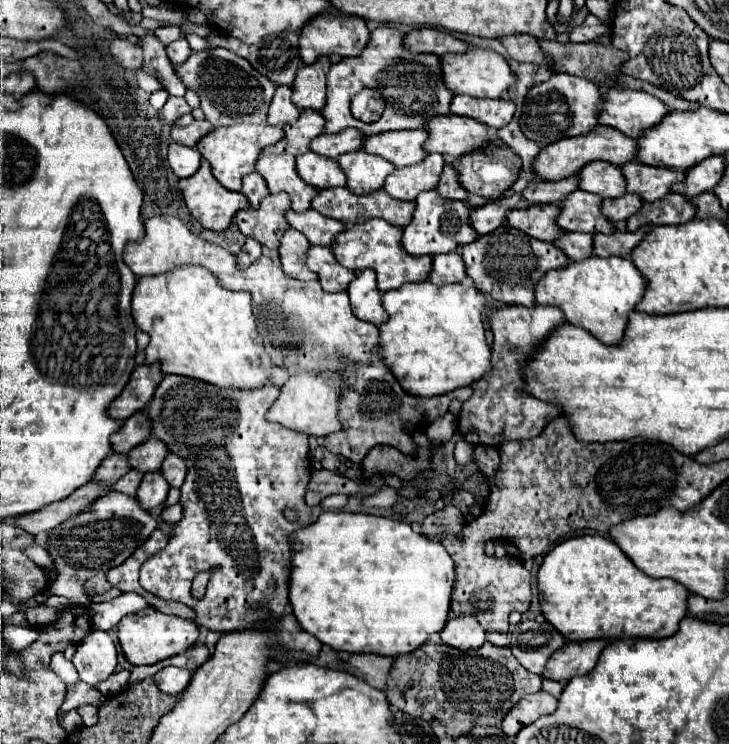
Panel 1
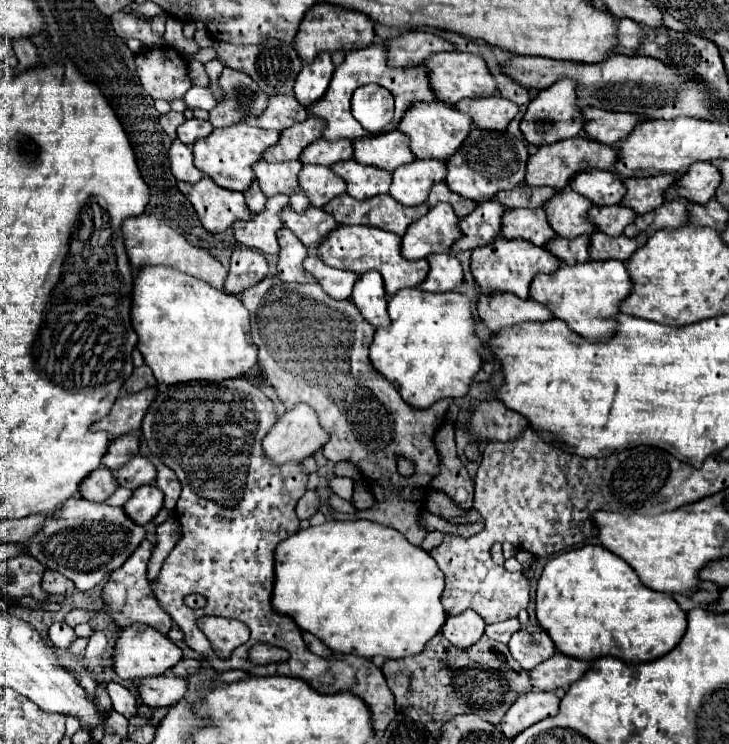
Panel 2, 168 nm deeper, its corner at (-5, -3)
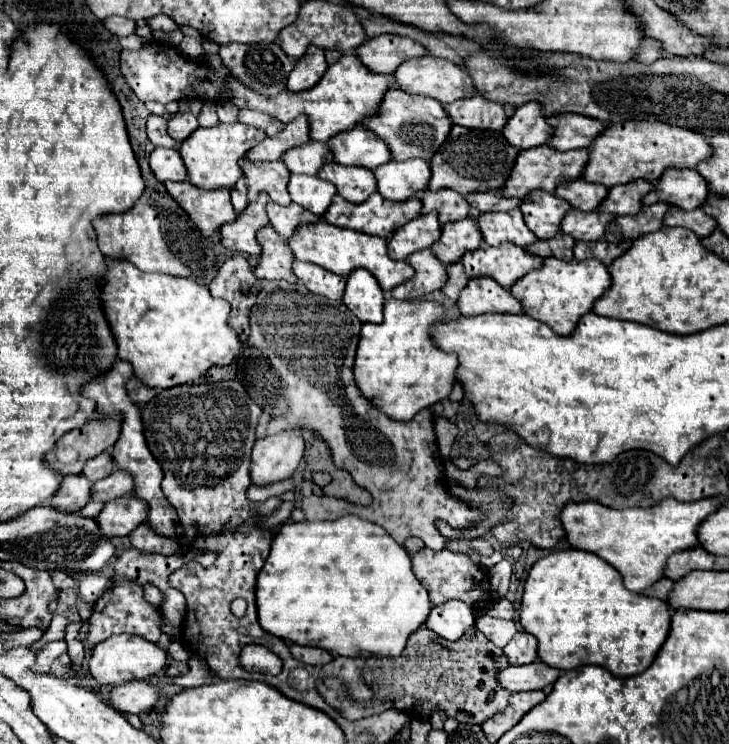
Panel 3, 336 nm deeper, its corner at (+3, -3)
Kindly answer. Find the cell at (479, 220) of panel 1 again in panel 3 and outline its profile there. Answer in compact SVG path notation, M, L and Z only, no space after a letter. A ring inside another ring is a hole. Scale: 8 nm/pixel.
M465 217L461 221L453 221L449 225L443 225L441 239L431 245L431 251L443 261L445 265L457 263L463 253L475 251L483 245L483 235L477 225L477 219Z

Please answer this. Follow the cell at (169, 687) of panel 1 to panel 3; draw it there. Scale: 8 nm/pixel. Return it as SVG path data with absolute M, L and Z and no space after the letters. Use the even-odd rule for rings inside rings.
M141 679L141 681L127 681L111 691L111 707L115 707L119 713L145 713L155 707L163 691Z

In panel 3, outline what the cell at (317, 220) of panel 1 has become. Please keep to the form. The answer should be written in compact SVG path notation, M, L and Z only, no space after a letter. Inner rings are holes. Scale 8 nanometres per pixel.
M269 203L267 205L267 215L269 215L269 221L273 225L273 229L283 235L283 237L291 237L295 233L295 229L299 225L305 225L305 223L319 223L321 217L307 211L305 207L297 205L297 203L291 203L289 207L281 207L277 203Z

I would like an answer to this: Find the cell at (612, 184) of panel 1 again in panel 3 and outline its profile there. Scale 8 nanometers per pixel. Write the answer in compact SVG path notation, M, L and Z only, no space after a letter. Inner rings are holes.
M579 177L575 181L557 185L555 193L557 193L557 197L569 201L571 207L575 207L575 209L595 211L601 205L601 201L607 197L609 189L605 185L589 183L589 181L585 181L585 179Z

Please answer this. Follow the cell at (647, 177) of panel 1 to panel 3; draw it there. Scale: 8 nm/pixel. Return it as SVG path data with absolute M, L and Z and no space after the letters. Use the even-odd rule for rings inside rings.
M637 179L625 185L615 185L599 205L601 211L611 215L637 215L641 211L641 199L653 189L653 183Z

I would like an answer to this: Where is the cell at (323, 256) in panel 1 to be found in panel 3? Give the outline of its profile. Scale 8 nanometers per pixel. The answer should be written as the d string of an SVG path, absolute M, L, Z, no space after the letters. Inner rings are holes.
M293 261L293 273L297 275L303 285L317 295L325 295L329 299L341 299L345 291L345 277L329 273L313 263L303 263L303 261Z

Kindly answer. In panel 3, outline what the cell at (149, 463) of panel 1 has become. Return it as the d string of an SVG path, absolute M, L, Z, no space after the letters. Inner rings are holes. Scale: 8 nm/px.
M117 469L109 477L99 479L97 483L93 483L93 499L101 499L101 501L107 503L111 499L131 495L133 485L135 485L135 481L133 481L131 473Z

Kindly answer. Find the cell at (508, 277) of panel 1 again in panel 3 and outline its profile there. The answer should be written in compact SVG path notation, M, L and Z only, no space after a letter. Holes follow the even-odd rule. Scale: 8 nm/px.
M505 243L499 247L481 247L465 253L461 259L465 263L465 273L469 279L473 277L491 277L501 287L511 289L511 285L521 279L525 273L533 269L541 269L543 259L531 255L523 247L513 243Z

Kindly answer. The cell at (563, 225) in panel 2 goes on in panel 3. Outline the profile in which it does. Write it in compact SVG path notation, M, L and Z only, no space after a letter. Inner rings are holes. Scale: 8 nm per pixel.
M547 191L529 193L521 207L527 227L537 235L537 239L551 239L561 231L561 221L571 209L571 205Z

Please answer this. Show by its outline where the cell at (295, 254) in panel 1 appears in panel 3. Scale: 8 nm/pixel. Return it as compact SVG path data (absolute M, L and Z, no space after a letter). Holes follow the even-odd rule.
M267 225L257 233L257 241L261 243L263 253L259 265L255 267L255 275L259 279L285 279L289 283L295 283L297 277L291 271L295 257L287 245L287 239L281 237L271 225Z

